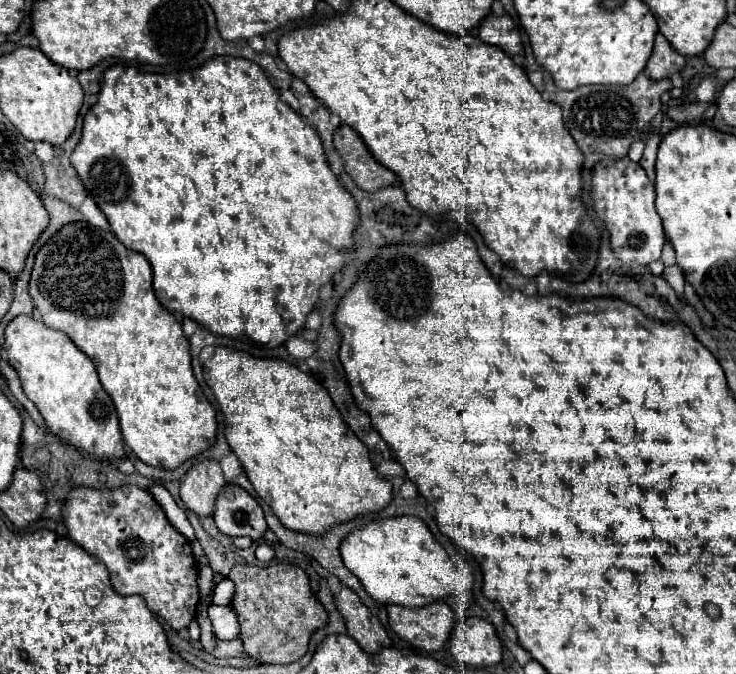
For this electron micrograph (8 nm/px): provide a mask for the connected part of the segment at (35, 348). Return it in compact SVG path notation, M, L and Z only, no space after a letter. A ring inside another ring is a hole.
M30 315L14 317L6 331L6 361L18 373L24 395L38 407L48 429L94 459L122 459L122 433L112 399L98 381L96 367L62 331L46 327Z

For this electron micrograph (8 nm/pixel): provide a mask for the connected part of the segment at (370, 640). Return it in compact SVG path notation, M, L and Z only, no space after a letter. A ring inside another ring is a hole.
M340 585L338 591L332 593L334 605L338 613L344 617L348 635L366 651L378 653L378 649L390 645L390 637L376 615L368 611L368 607L360 601L360 597L348 587Z

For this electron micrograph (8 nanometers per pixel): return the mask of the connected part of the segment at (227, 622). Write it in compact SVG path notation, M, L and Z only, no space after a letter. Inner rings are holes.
M210 605L208 617L212 621L212 631L216 639L236 639L238 637L238 619L234 609L222 605Z

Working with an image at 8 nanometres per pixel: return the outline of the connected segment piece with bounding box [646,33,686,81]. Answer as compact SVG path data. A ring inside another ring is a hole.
M660 33L656 35L654 41L654 49L652 55L648 59L646 65L646 75L652 79L668 79L672 73L682 71L686 65L686 57L680 55L678 51L672 49L672 45L666 41L666 37L662 37Z

